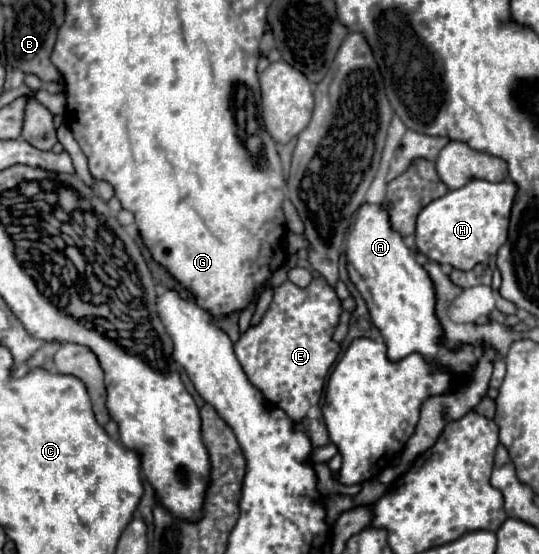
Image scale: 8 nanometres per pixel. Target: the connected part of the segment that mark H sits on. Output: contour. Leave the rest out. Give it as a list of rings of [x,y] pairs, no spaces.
[[[471,180],[469,184],[449,190],[445,196],[433,200],[417,218],[415,248],[437,264],[451,264],[457,270],[471,270],[475,264],[485,264],[489,256],[507,240],[509,216],[515,202],[517,186],[511,180],[487,182]]]

